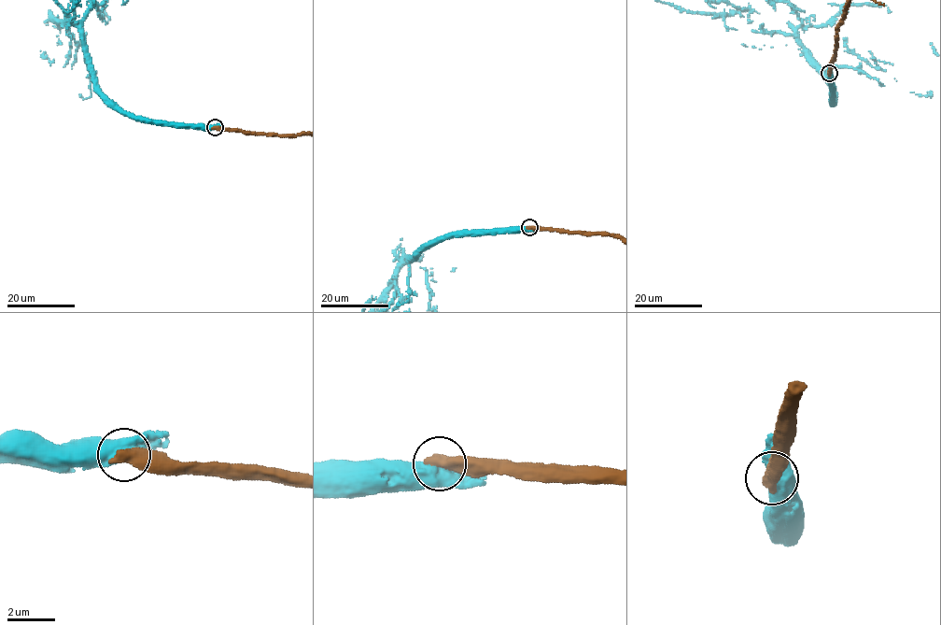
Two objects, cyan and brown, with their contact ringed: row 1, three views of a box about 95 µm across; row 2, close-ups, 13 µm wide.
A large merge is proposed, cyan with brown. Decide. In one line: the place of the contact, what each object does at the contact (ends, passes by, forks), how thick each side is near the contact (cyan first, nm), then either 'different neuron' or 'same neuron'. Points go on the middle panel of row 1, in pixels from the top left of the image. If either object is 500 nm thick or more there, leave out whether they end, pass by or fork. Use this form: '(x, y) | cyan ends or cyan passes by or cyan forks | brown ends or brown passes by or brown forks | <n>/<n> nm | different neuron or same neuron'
(529, 227) | 550/600 nm | different neuron

